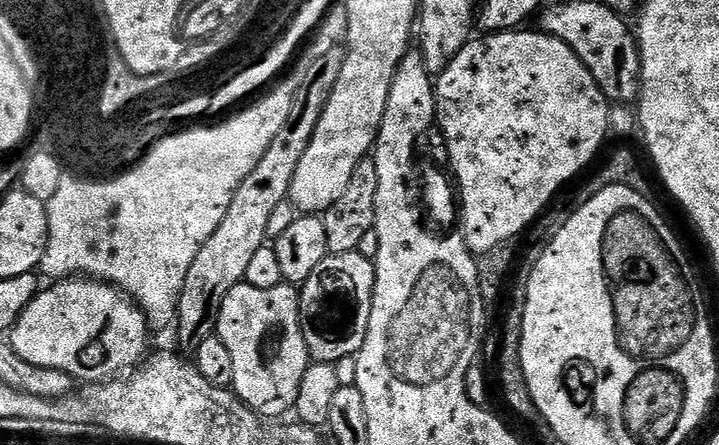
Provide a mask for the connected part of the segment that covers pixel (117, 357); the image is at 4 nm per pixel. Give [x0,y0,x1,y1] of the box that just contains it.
[14,278,149,382]

